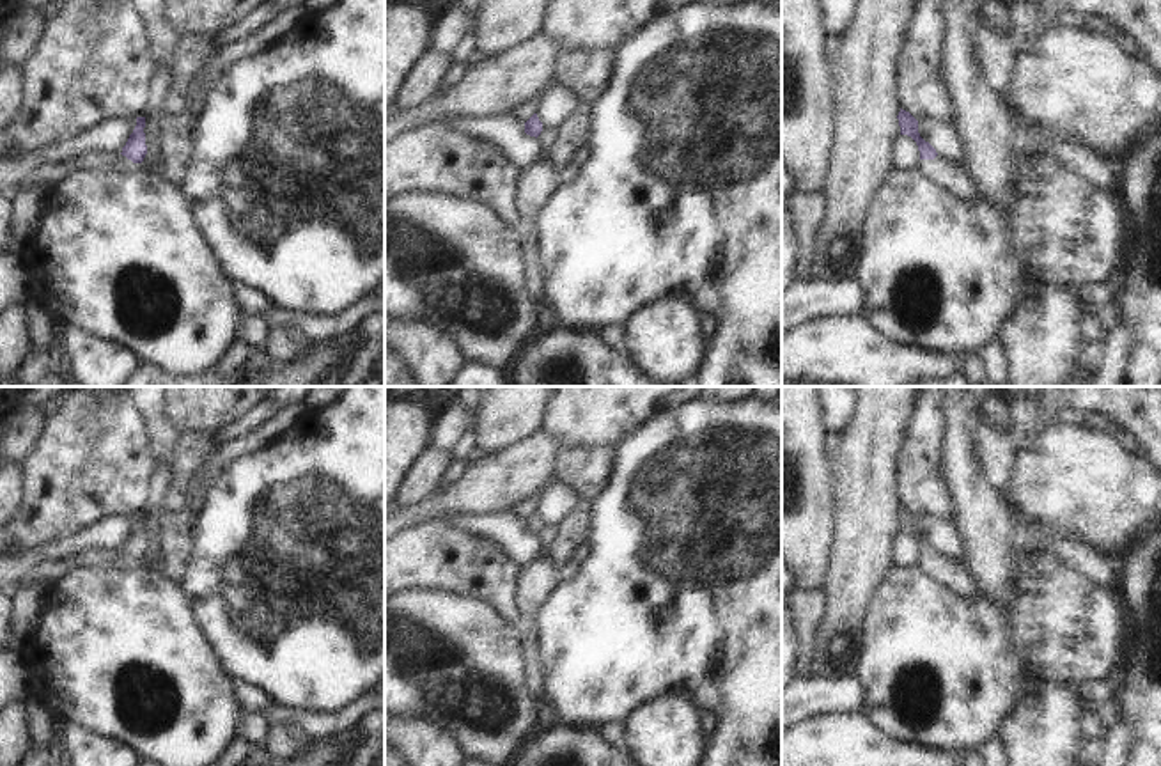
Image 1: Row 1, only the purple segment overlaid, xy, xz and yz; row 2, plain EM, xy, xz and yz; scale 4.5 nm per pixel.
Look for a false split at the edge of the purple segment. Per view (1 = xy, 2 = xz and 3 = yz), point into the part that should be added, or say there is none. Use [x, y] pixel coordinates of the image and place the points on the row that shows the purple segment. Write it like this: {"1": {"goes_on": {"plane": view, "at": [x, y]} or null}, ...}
{"1": {"goes_on": {"plane": "xy", "at": [96, 160]}}, "2": {"goes_on": null}, "3": {"goes_on": {"plane": "yz", "at": [949, 176]}}}

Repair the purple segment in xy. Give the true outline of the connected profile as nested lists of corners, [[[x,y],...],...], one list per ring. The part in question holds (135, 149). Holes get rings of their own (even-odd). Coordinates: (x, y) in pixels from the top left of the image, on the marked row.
[[[136,117],[136,126],[122,147],[122,152],[115,156],[115,163],[110,152],[97,149],[74,158],[76,170],[108,170],[117,174],[135,174],[142,170],[142,161],[147,154],[144,128],[145,117]]]

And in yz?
[[[900,108],[897,119],[900,135],[911,137],[918,145],[920,163],[916,168],[934,184],[955,195],[962,204],[977,206],[977,186],[962,165],[941,158],[936,149],[920,137],[918,121],[909,112]]]

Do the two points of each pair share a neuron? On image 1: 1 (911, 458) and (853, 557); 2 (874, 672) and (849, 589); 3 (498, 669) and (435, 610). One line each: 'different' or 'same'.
1: different
2: different
3: same

